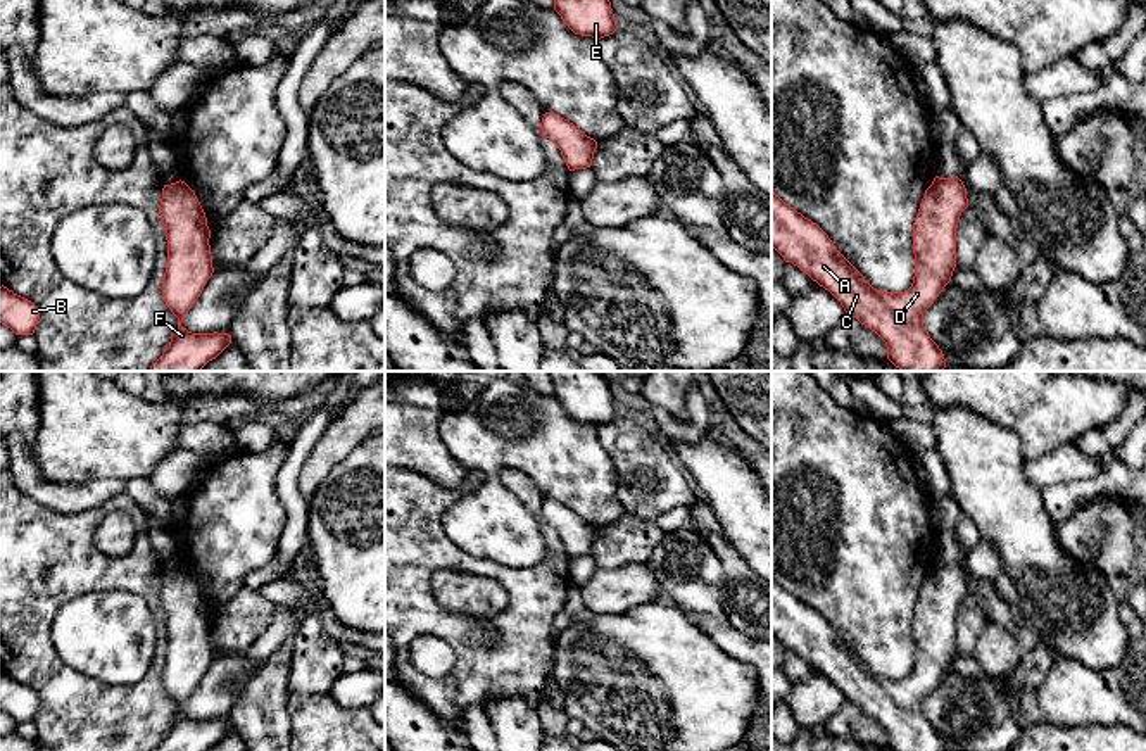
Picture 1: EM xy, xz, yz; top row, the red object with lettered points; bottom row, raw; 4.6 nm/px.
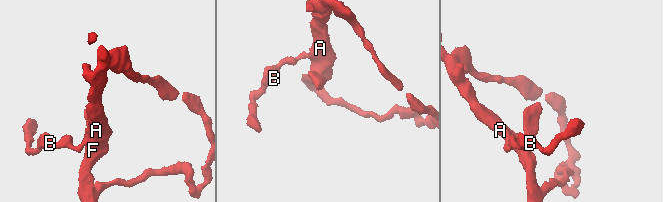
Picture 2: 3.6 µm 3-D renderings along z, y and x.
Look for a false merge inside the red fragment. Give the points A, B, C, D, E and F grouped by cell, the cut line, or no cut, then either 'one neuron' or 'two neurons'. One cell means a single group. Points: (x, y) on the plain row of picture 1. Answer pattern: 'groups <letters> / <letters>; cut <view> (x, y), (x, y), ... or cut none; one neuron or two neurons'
groups A B C D E F; cut none; one neuron

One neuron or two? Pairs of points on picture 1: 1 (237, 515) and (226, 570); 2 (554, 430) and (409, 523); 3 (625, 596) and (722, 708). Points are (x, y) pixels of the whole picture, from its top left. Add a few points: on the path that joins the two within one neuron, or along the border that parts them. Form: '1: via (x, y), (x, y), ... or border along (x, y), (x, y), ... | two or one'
1: via (232, 529), (232, 551), (226, 556) | one
2: border along (470, 470), (480, 470), (489, 475) | two
3: border along (654, 599), (620, 613), (594, 617) | two

